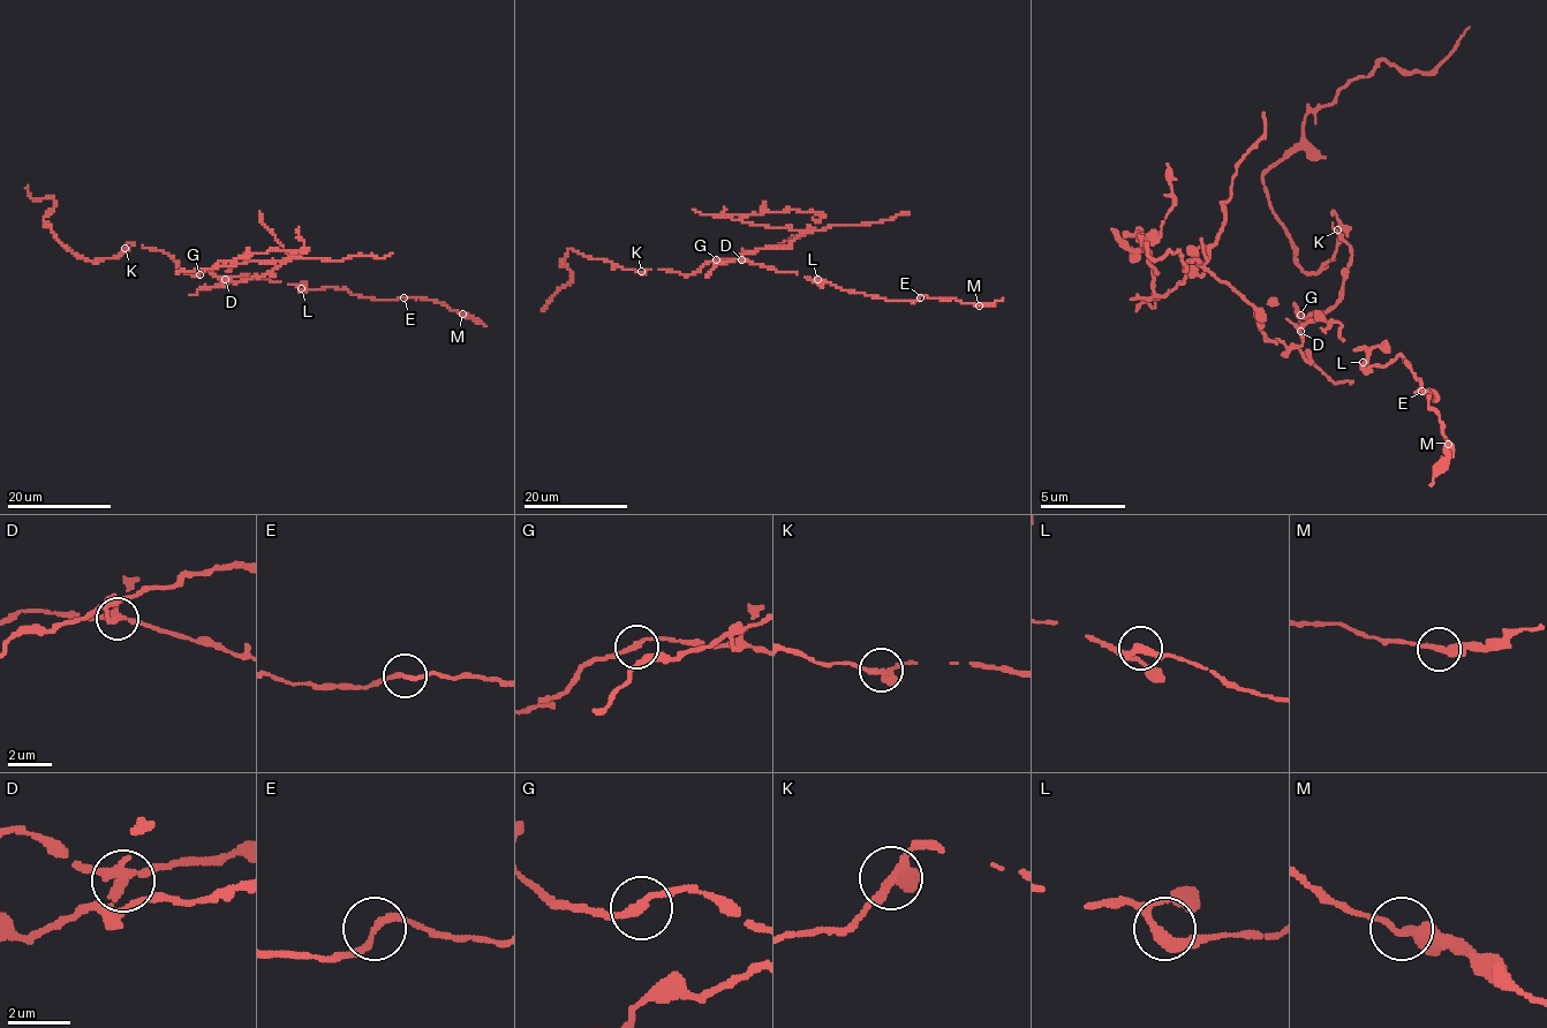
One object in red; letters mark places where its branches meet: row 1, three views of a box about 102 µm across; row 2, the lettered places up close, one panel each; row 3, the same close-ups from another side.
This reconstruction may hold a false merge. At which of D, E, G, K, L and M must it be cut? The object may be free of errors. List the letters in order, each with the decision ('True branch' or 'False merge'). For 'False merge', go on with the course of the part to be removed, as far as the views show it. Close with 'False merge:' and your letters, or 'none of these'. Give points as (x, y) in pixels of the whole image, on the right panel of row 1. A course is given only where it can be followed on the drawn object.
D: False merge. Course of the part to remove: (1299, 332), (1299, 345), (1265, 332), (1209, 269), (1154, 289), (1137, 234), (1149, 239), (1167, 217), (1167, 161)
E: True branch
G: True branch
K: True branch
L: True branch
M: True branch
False merge: D

